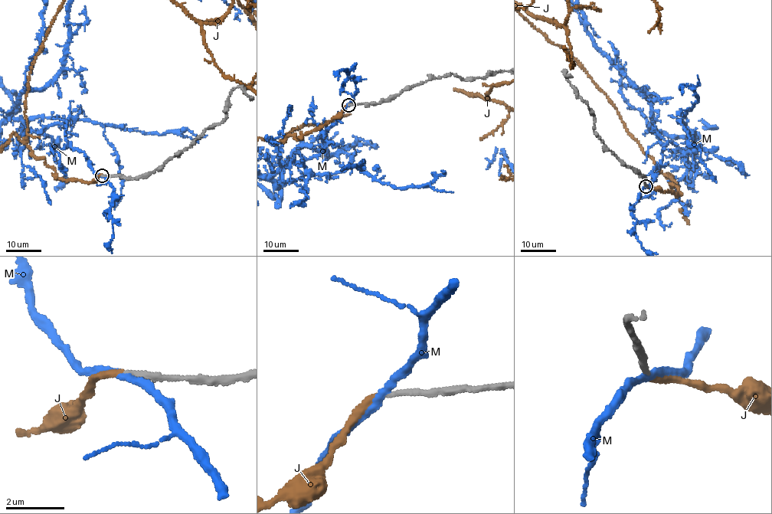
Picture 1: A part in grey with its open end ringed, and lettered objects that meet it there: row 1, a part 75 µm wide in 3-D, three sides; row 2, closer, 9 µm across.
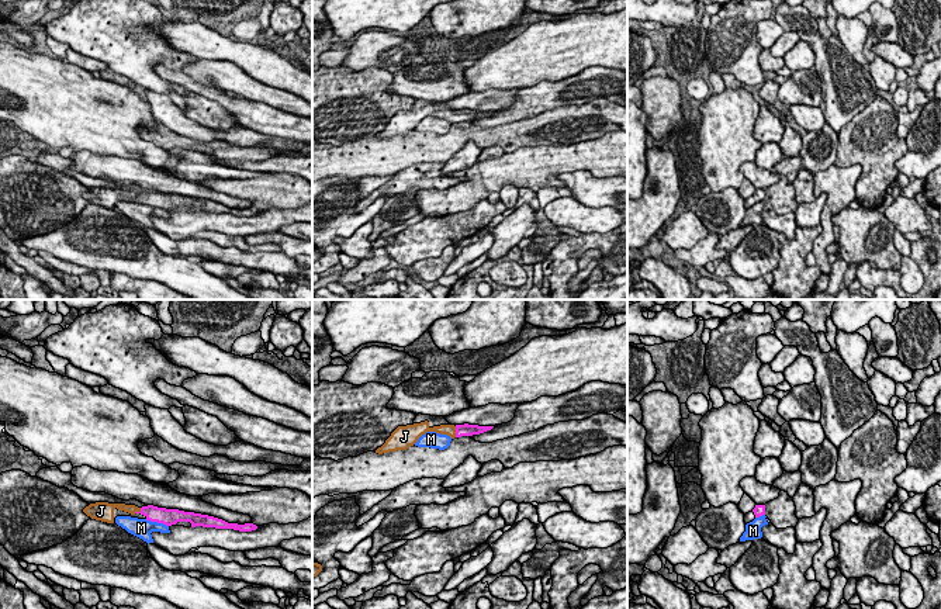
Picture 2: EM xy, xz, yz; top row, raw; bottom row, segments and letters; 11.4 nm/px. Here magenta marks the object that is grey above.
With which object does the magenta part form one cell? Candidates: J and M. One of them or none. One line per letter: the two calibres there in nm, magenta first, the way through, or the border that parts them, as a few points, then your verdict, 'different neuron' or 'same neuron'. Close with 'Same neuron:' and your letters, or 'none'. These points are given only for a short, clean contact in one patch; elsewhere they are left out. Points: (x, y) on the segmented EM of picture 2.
J: calibres 140 and 130 nm; way xz (466, 429), (456, 432), (443, 429); same neuron
M: calibres 190 and 220 nm; border xy (145, 519), (162, 522), (168, 526); different neuron
Same neuron: J

